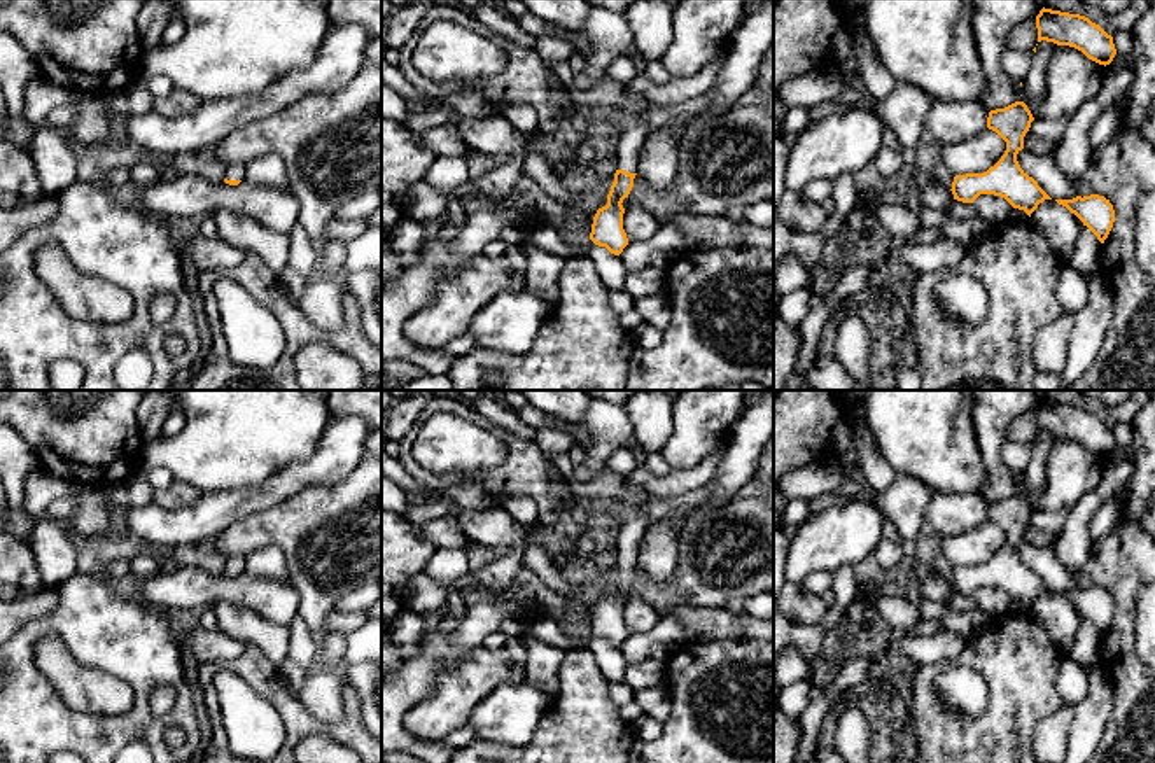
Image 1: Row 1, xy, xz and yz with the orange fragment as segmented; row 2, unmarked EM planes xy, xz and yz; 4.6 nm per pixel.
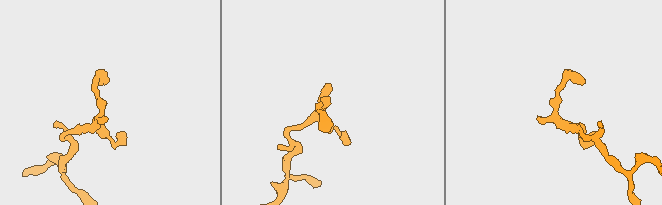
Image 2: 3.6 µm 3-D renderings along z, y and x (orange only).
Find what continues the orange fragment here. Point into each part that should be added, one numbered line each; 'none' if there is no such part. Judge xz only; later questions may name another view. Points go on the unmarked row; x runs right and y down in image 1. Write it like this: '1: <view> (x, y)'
1: xz (632, 522)

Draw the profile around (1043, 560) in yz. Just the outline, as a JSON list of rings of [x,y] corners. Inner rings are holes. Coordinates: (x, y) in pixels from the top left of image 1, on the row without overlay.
[[[1022,541],[1017,546],[1017,553],[1024,565],[1032,569],[1052,592],[1073,592],[1078,588],[1069,569],[1052,548],[1036,548]]]

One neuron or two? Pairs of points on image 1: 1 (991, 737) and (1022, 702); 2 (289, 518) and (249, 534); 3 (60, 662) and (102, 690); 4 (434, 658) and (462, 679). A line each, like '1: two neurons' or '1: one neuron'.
1: one neuron
2: one neuron
3: one neuron
4: two neurons

